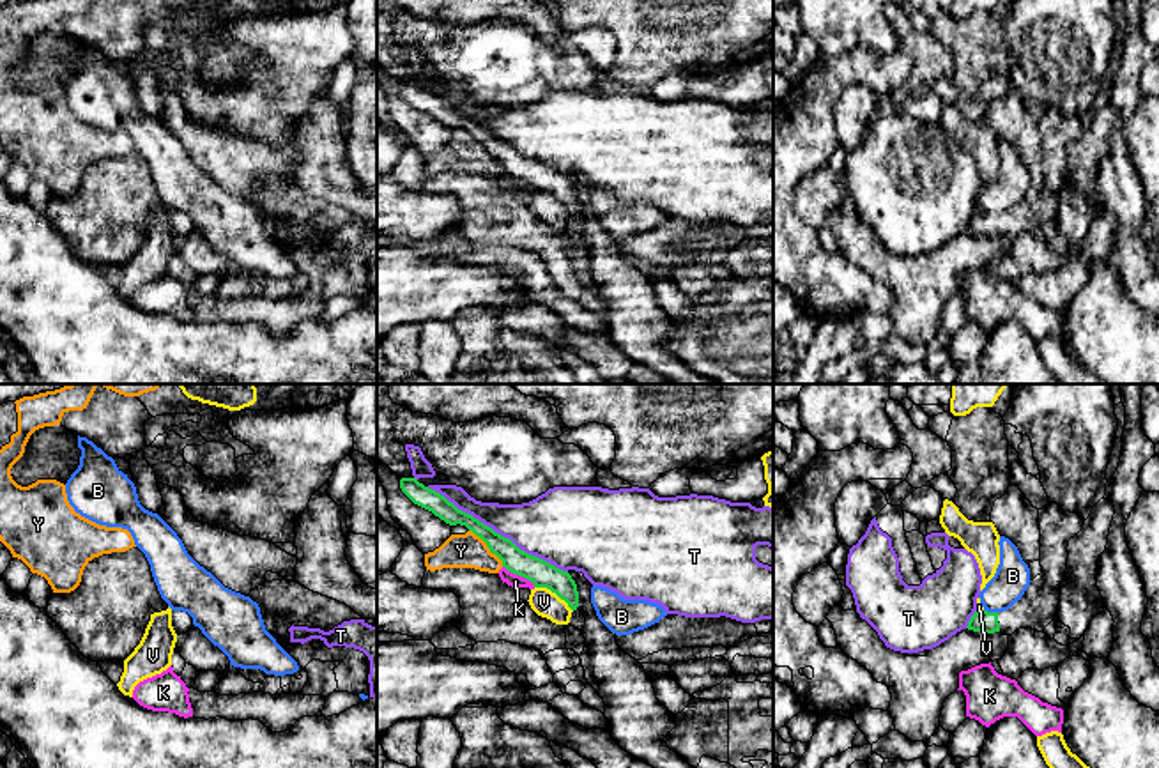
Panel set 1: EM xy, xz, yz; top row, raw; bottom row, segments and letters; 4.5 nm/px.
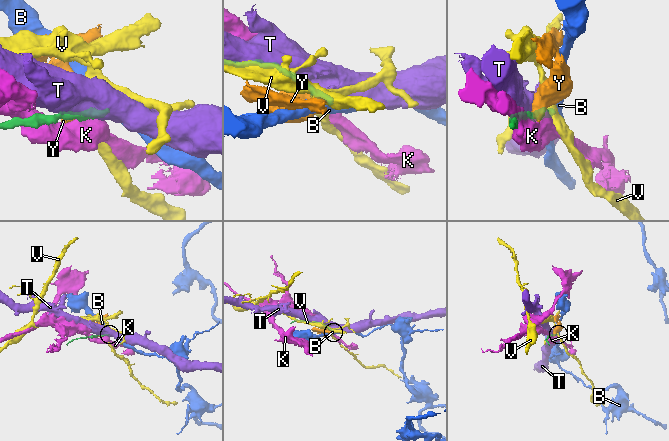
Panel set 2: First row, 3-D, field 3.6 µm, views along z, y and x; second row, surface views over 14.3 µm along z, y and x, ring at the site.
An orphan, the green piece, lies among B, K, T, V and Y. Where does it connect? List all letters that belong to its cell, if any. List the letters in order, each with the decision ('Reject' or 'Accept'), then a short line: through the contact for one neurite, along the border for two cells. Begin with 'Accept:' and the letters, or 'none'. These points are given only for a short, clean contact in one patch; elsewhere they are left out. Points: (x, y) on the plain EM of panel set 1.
Accept: none
B: Reject. Line: yz (984, 213), (997, 216)
K: Reject
T: Reject
V: Reject. Line: xz (535, 190), (545, 190), (554, 195), (572, 215)
Y: Reject. Line: xz (469, 133), (503, 168)

